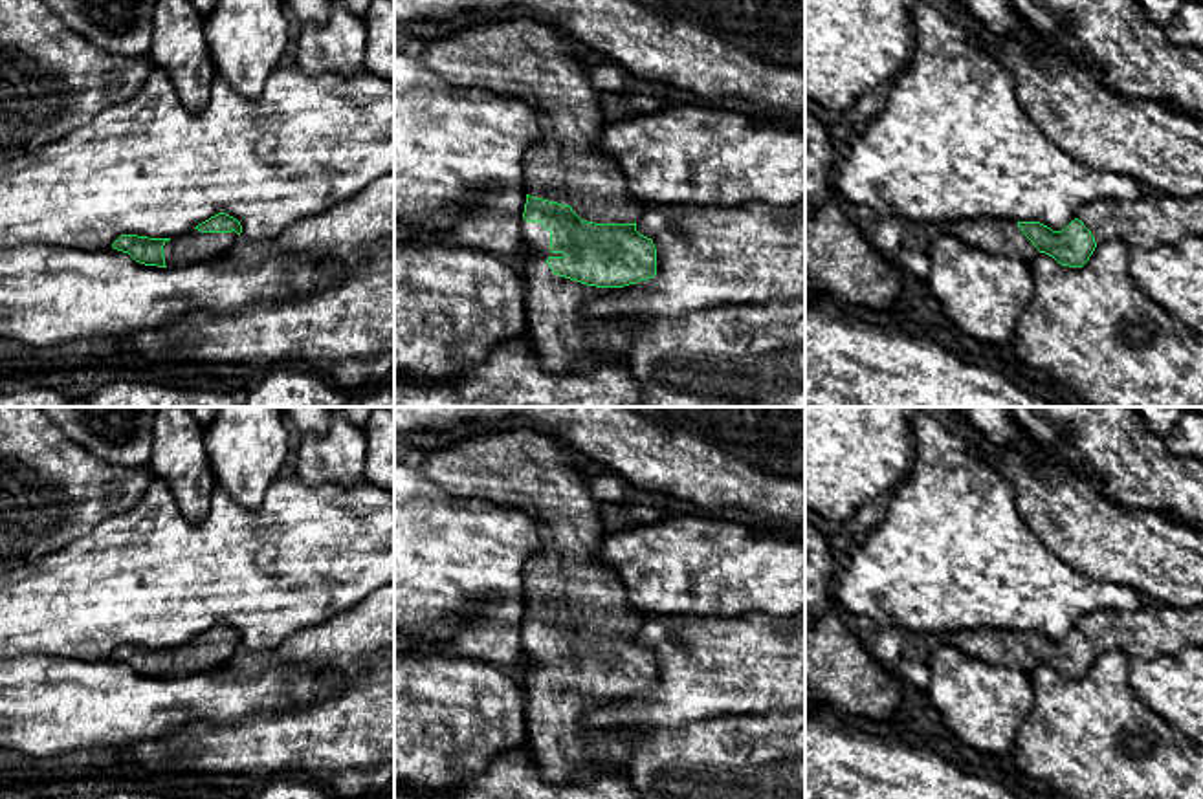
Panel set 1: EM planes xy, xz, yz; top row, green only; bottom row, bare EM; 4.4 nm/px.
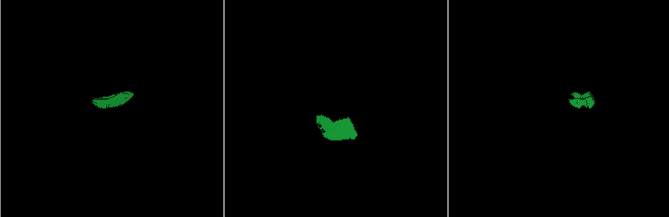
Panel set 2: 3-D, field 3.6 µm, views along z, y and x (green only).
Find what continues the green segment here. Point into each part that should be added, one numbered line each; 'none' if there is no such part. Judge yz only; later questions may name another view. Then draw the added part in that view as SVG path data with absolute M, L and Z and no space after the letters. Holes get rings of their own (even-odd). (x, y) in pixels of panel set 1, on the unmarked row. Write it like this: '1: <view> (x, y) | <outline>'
1: yz (1158, 629) | M1142 605L1135 610L1104 608L1084 616L1078 630L1097 654L1120 651L1131 658L1177 654L1203 647L1203 607Z
2: yz (998, 647) | M979 629L939 632L937 636L928 638L928 641L930 645L948 643L990 665L1005 665L1029 674L1040 663L1021 643L1018 632L1012 630Z

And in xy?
1: xy (193, 656) | M193 640L180 647L172 647L163 656L167 678L182 678L200 671L209 671L227 663L237 651L237 643L202 643Z

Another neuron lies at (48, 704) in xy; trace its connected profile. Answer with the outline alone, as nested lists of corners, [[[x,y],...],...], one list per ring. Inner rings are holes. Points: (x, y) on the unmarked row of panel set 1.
[[[28,654],[0,660],[0,748],[33,757],[55,757],[72,750],[125,750],[143,740],[158,740],[187,726],[235,726],[257,715],[275,715],[310,707],[341,689],[337,671],[281,665],[257,676],[233,674],[227,665],[182,678],[136,673],[114,658],[84,662],[62,656]]]

